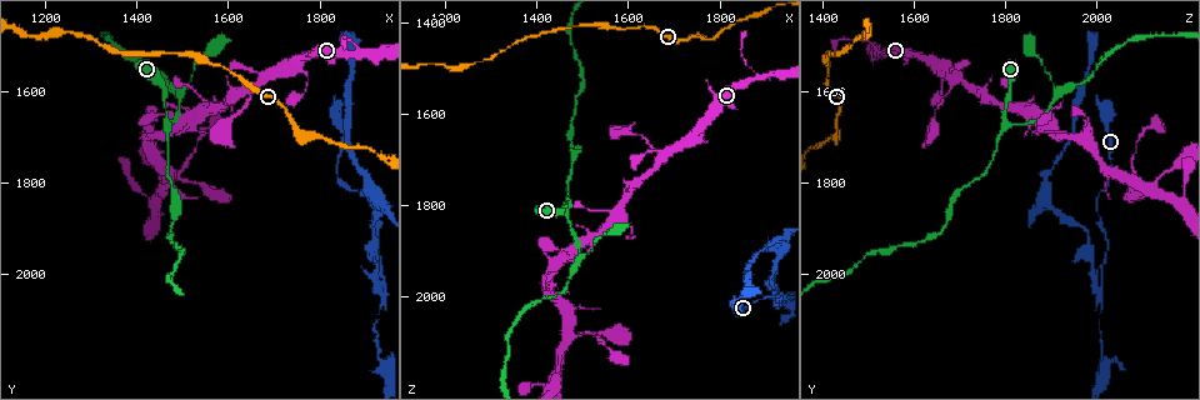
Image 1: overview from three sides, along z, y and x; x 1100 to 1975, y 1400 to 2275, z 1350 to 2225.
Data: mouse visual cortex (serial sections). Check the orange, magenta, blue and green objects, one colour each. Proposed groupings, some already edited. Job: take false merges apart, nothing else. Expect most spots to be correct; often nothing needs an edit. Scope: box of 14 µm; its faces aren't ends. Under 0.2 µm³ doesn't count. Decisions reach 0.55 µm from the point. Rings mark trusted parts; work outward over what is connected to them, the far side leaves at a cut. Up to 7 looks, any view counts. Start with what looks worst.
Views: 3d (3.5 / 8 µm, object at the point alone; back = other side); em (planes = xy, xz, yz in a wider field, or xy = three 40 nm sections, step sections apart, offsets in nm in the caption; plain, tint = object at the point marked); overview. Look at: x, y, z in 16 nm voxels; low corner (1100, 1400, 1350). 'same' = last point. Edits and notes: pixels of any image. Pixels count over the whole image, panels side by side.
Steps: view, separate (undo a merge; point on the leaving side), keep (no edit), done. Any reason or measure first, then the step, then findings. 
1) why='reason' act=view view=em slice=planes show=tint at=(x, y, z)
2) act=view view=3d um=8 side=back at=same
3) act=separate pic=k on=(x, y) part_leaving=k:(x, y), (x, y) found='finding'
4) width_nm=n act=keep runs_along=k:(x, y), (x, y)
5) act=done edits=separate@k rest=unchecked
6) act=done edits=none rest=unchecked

act=view view=3d um=8 at=(1935, 2035, 2010)

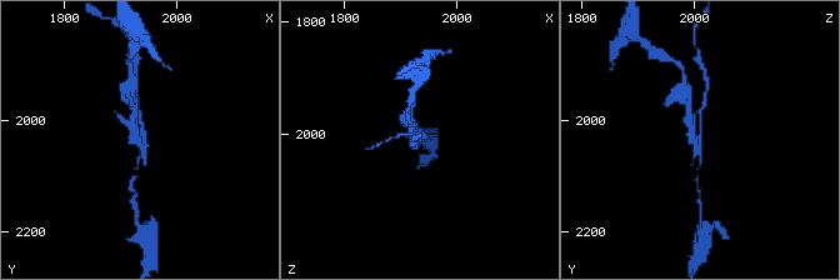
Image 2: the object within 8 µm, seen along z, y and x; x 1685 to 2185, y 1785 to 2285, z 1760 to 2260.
act=view view=3d um=3.5 at=(1930, 2035, 2010)

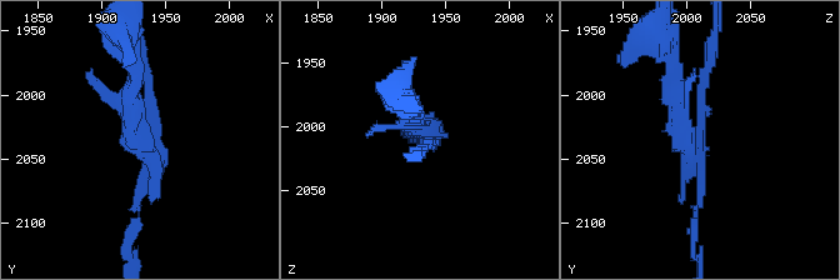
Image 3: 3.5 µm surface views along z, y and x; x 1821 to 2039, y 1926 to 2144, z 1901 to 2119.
act=separate pic=3 on=(683, 98) part_leaving=3:(695, 143), (679, 124), (663, 35) found='two cells meet here'

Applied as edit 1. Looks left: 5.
act=view view=overview

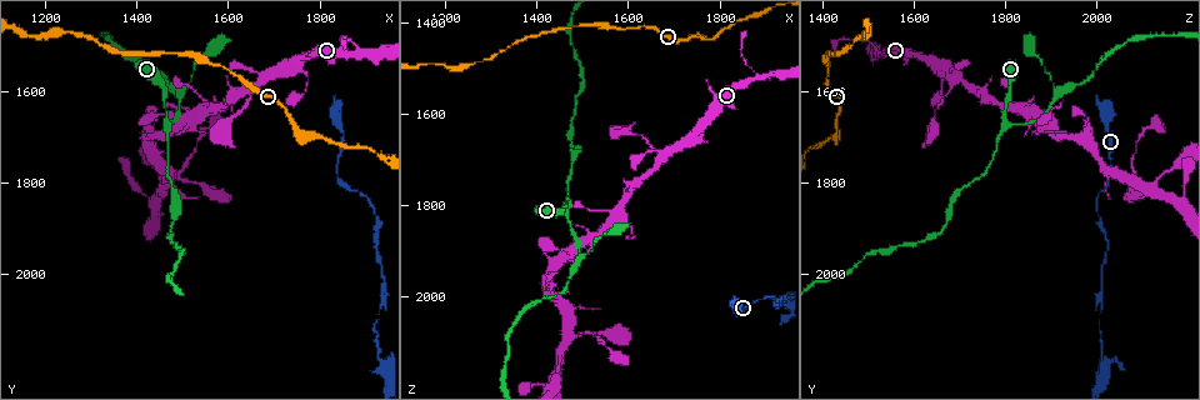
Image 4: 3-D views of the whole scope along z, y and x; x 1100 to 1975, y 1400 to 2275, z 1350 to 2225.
why='sharp bend' act=view view=3d um=3.5 at=(1465, 1670, 1800)

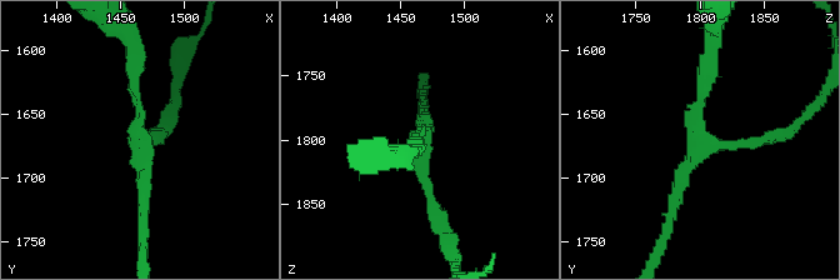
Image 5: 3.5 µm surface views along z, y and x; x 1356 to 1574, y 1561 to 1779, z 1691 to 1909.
arms=3 arm_widths_nm=150,150,150 act=view view=em slice=xy step=2 show=tint at=(1464, 1670, 1798)

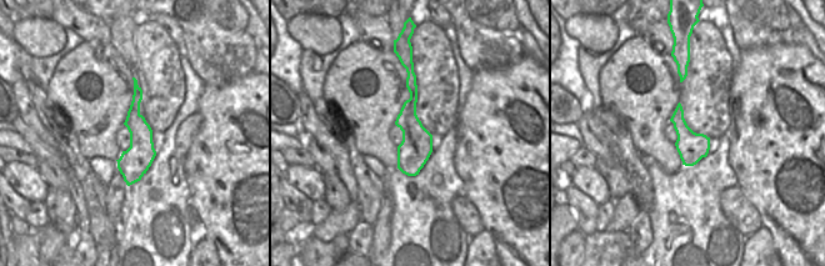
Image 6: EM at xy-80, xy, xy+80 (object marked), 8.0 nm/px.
act=view view=em slice=planes show=tint at=same

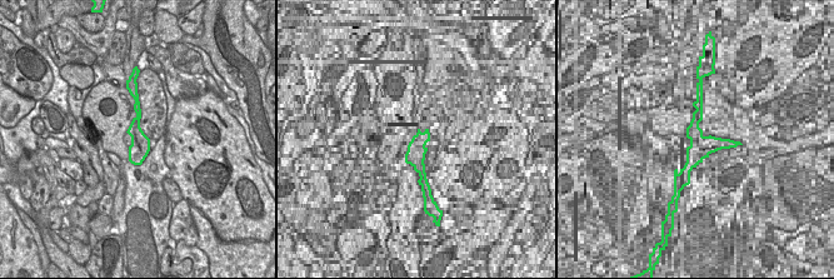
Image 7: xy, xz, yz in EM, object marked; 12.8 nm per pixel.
act=keep runs_along=7:(136, 106), (138, 162) found='all the same cell'

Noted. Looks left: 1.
act=done edits=separate@3 rest=unchecked

